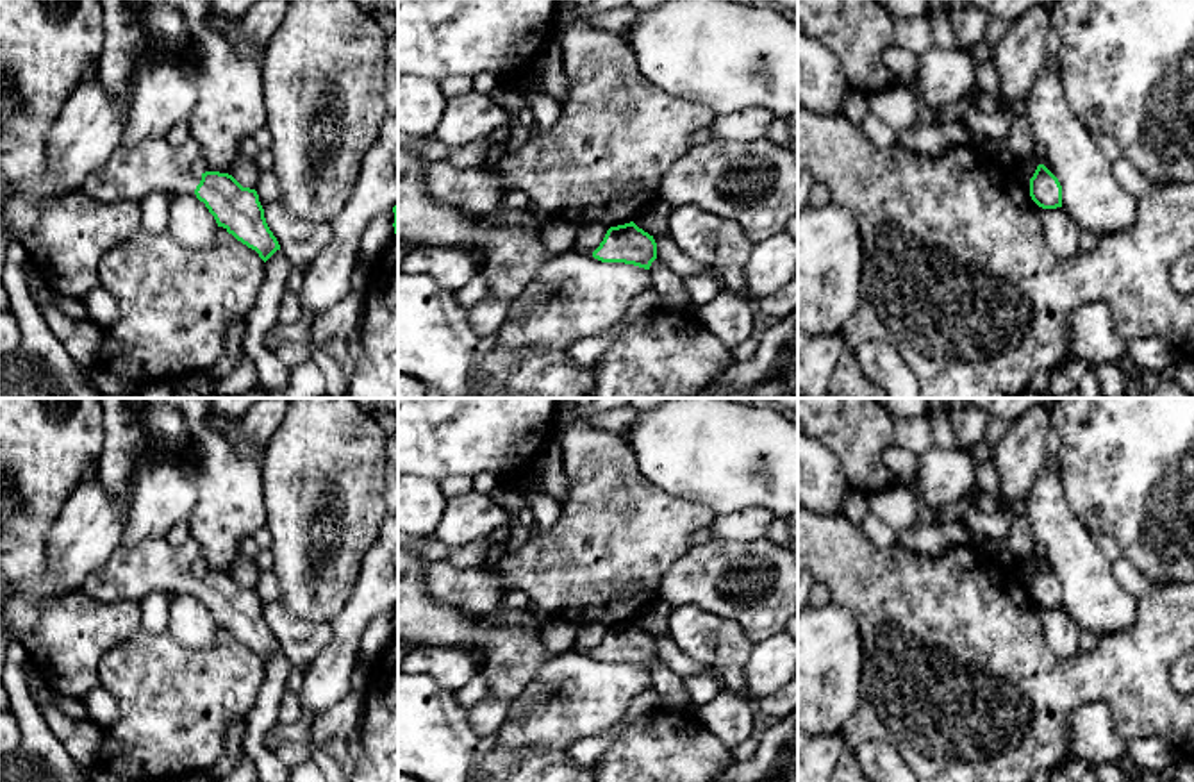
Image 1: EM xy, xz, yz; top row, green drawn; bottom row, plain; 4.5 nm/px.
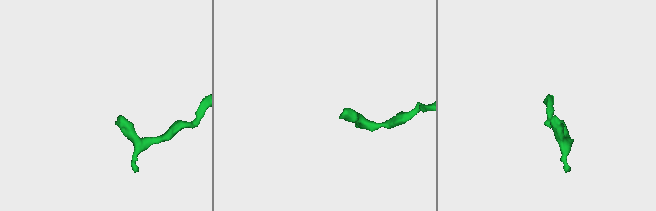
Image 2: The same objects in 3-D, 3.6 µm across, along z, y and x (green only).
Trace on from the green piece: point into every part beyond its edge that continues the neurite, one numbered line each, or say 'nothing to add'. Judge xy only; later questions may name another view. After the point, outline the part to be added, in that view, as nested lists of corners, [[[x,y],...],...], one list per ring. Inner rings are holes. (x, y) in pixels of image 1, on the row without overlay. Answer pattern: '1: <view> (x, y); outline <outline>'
1: xy (134, 570); outline [[[146,537],[139,543],[121,543],[114,553],[91,575],[80,591],[98,602],[143,600],[153,591],[184,595],[202,580],[196,543],[171,546],[166,537]]]

